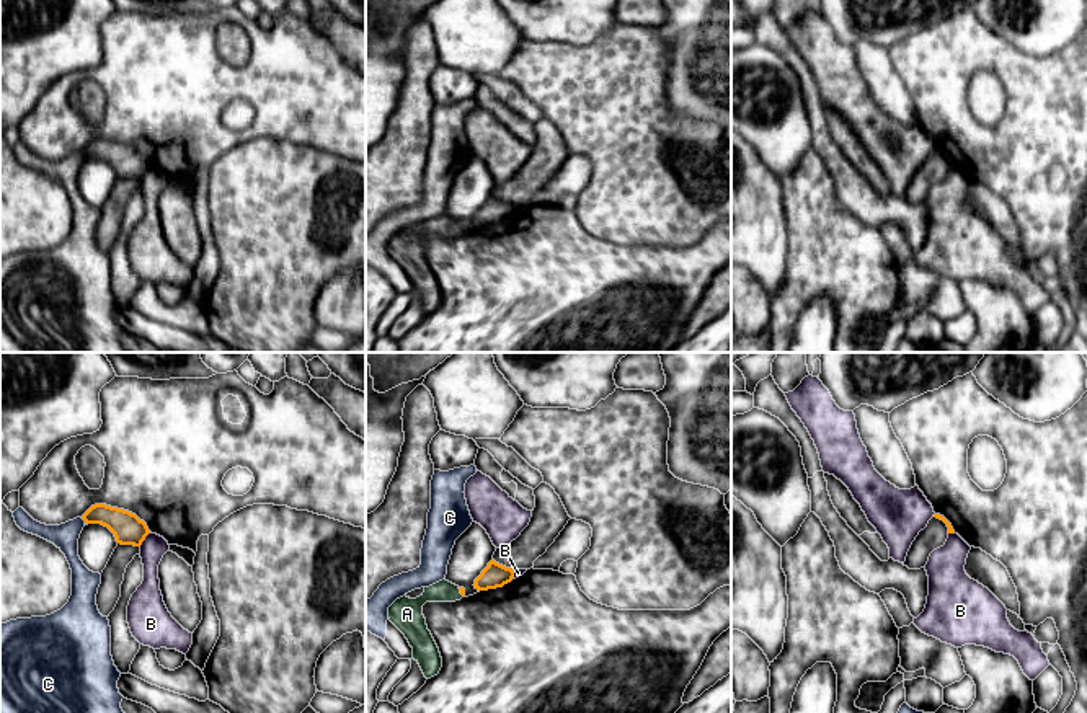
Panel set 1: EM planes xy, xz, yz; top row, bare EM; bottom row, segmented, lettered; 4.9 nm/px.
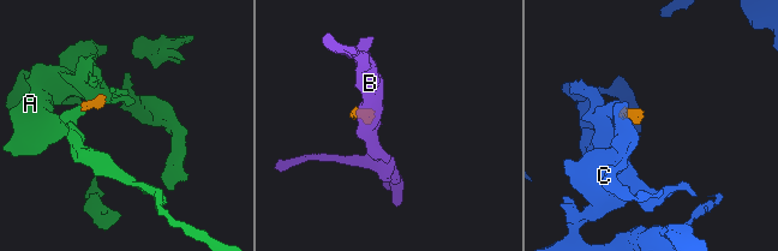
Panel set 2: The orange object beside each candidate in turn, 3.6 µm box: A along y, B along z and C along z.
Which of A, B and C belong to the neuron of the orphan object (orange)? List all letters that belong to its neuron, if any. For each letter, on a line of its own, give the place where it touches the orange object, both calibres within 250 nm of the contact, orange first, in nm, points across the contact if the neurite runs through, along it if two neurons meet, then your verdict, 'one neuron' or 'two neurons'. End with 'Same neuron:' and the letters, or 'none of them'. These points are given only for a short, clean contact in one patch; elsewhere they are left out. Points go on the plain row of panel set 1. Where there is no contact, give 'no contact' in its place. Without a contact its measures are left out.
A: contact xz (461, 227); calibres 30 and 110 nm; way xz (462, 225), (461, 227), (443, 225); one neuron
B: contact xy (144, 173); calibres 150 and 120 nm; border xy (150, 167), (139, 180); two neurons
C: contact xy (84, 154); calibres 150 and 130 nm; border xy (80, 152), (85, 155); two neurons
Same neuron: A

